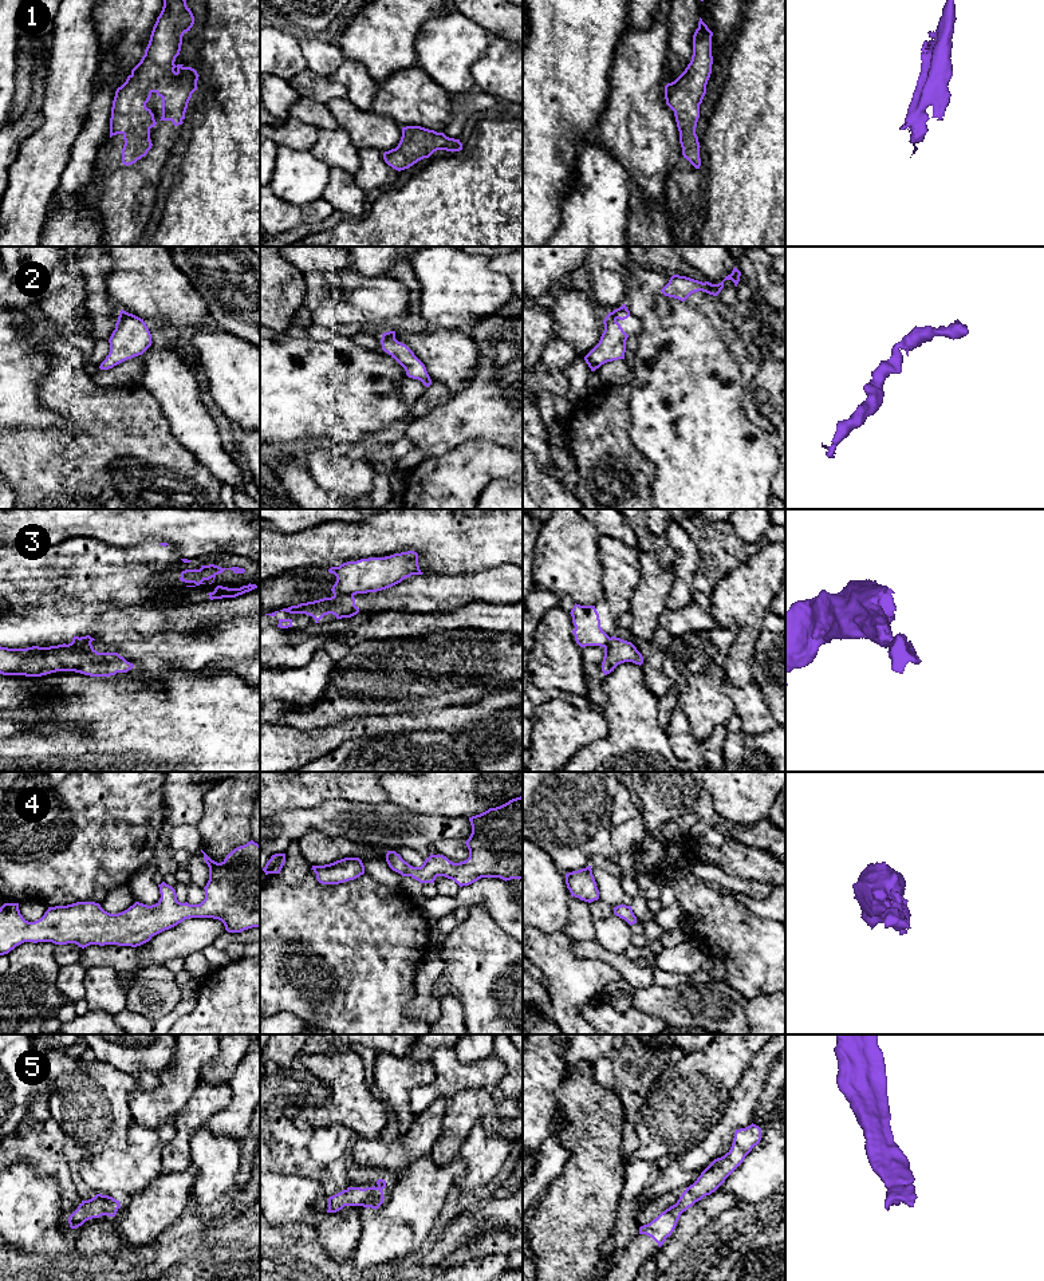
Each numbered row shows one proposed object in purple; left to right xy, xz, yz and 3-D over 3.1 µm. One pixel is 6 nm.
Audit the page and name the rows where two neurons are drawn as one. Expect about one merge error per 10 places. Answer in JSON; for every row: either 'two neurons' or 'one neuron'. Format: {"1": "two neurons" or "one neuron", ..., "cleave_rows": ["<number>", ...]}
{"1": "one neuron", "2": "one neuron", "3": "two neurons", "4": "one neuron", "5": "one neuron", "cleave_rows": ["3"]}

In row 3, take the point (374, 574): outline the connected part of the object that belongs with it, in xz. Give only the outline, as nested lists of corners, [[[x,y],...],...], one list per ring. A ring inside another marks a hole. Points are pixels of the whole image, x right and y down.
[[[414,551],[385,557],[369,557],[331,567],[336,576],[331,591],[334,595],[356,595],[390,588],[411,575],[422,575],[418,553]]]

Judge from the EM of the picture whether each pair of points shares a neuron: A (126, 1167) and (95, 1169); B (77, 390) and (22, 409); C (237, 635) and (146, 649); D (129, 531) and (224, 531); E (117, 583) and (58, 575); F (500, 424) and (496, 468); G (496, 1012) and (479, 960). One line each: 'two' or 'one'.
A: one
B: two
C: one
D: one
E: one
F: two
G: one

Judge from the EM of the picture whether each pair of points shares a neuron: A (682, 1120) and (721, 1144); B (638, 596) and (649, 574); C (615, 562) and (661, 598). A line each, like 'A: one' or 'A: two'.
A: two
B: one
C: two

